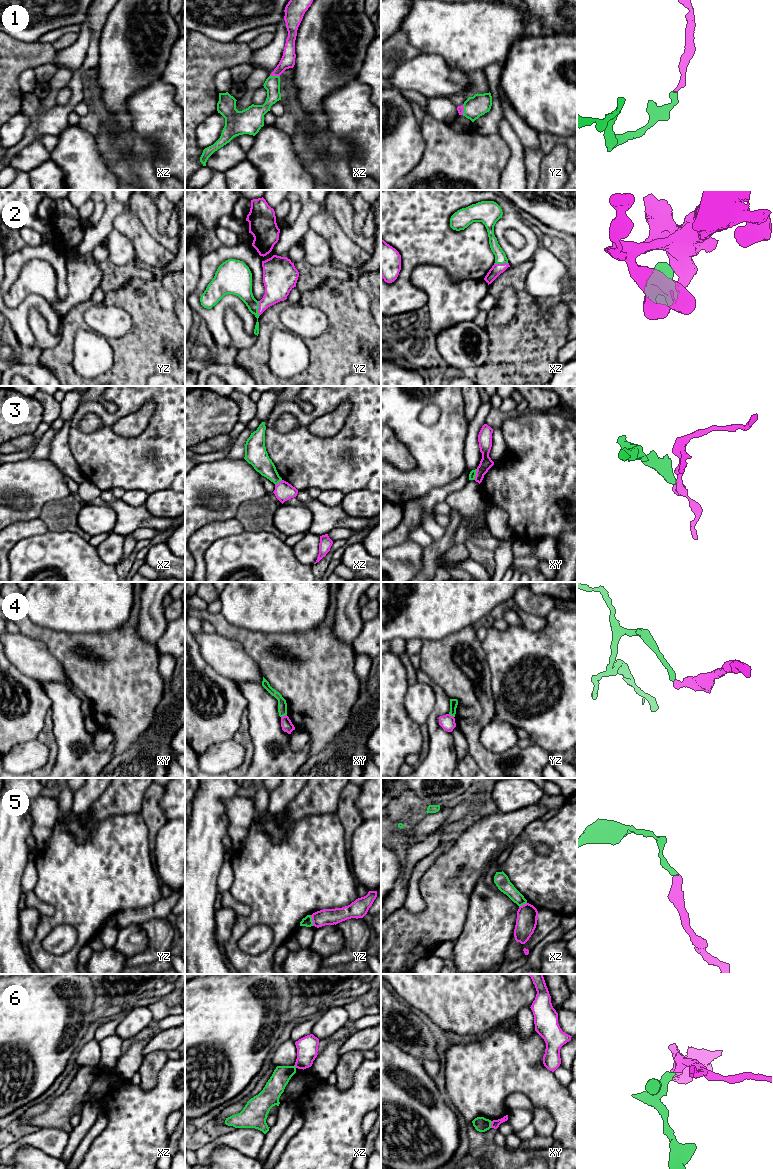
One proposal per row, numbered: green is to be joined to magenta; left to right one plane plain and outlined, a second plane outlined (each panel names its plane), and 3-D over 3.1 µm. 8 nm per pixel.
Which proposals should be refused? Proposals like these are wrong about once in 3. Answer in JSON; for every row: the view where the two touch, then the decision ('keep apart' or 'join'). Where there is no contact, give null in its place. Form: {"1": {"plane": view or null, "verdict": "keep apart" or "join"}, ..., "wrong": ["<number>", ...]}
{"1": {"plane": "xz", "verdict": "join"}, "2": {"plane": "yz", "verdict": "join"}, "3": {"plane": "xy", "verdict": "join"}, "4": {"plane": "xy", "verdict": "keep apart"}, "5": {"plane": "yz", "verdict": "keep apart"}, "6": {"plane": "xy", "verdict": "keep apart"}, "wrong": ["4", "5", "6"]}

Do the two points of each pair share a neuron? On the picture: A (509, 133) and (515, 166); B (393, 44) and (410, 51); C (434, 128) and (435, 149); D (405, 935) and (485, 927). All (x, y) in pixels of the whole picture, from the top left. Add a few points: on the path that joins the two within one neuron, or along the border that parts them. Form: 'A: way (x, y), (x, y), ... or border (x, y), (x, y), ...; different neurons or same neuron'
A: way (513, 141), (515, 144), (515, 158); same neuron
B: way (397, 48), (406, 51); same neuron
C: way (435, 133), (435, 144); same neuron
D: border (468, 906), (462, 931), (453, 941); different neurons

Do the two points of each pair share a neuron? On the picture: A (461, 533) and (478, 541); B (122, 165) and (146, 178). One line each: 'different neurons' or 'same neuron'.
A: same neuron
B: different neurons

